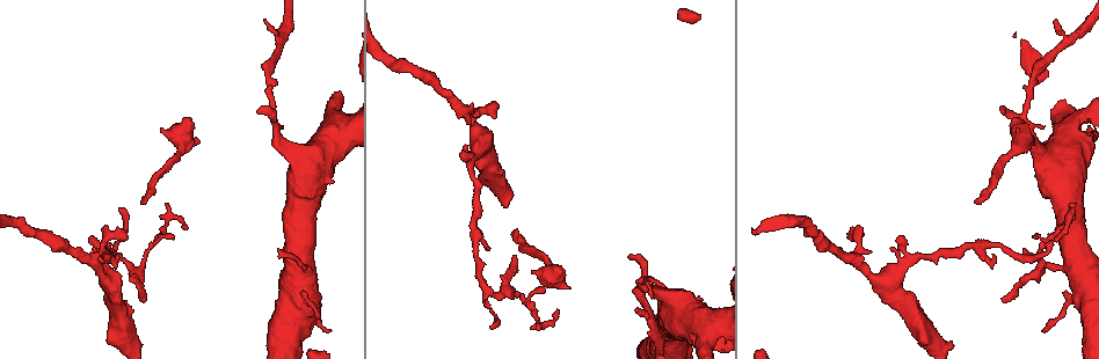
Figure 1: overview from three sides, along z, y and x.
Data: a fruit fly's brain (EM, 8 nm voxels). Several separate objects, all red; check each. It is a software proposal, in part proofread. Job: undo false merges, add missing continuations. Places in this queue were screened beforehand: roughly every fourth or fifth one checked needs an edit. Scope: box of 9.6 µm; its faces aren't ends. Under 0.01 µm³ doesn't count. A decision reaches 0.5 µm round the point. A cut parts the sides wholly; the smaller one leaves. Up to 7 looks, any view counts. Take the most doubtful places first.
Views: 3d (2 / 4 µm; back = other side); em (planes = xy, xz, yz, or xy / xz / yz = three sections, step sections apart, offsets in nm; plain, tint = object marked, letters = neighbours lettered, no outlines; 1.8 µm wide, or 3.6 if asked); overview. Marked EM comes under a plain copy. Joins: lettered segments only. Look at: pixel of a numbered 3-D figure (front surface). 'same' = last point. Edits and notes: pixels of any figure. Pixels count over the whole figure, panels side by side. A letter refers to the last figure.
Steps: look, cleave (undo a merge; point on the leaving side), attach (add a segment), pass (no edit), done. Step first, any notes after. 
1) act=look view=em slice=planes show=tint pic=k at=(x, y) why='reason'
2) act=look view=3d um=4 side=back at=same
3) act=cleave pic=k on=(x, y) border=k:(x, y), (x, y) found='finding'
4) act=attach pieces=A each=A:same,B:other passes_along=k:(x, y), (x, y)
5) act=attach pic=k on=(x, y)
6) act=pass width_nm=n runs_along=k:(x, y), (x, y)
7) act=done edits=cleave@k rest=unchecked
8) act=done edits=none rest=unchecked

act=look view=3d um=2 pic=1 at=(976, 202)

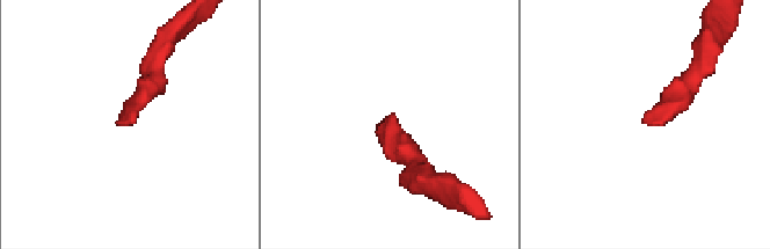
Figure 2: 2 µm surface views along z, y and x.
act=look view=em slice=planes show=tint pic=2 at=(642, 121) why='shape alone is not enough'

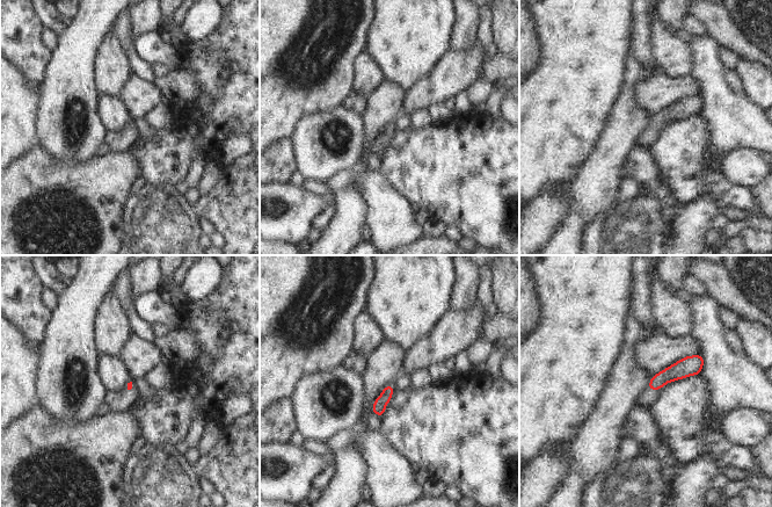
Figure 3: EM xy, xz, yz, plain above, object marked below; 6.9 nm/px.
act=look view=em slice=planes show=letters at=same why='what lies round it'

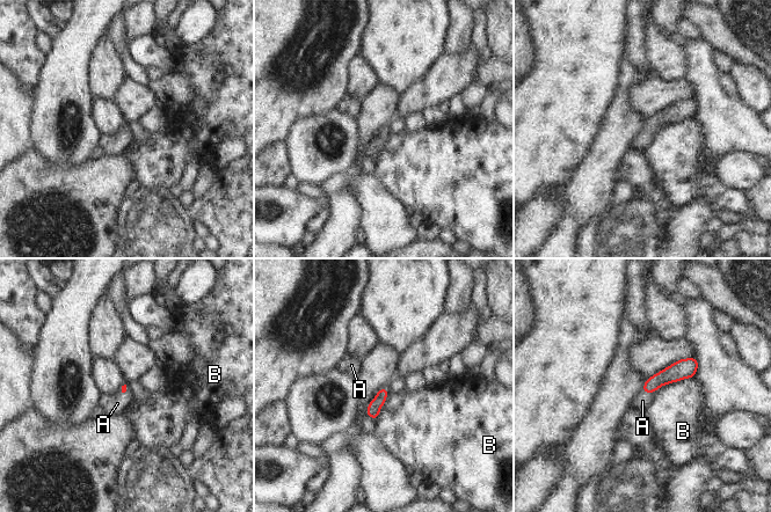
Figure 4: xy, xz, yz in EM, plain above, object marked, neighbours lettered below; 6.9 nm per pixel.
act=attach pieces=A each=A:same,B:other passes_along=4:(675, 372), (647, 392), (642, 401) found='it goes on there'

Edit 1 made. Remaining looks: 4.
act=look view=em slice=planes show=letters pic=1 at=(1001, 298) why='free end'

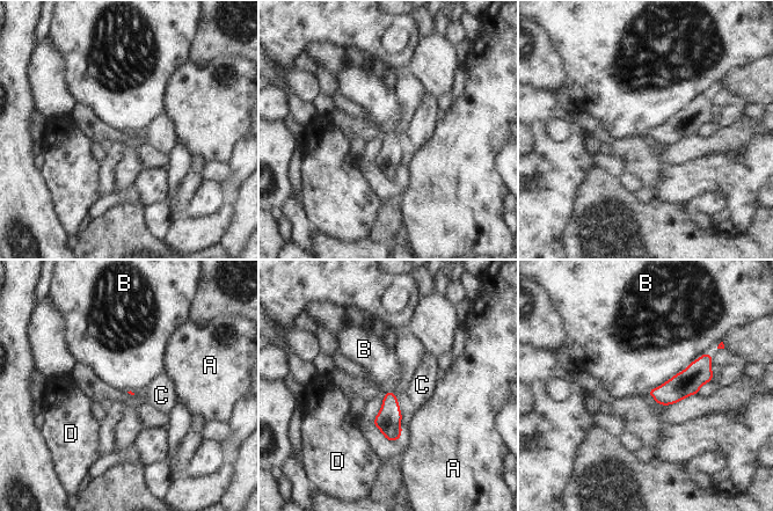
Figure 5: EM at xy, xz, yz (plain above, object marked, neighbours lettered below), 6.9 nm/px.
act=pass each=A:other,B:other,C:other,D:other runs_along=5:(708, 356), (673, 391), (651, 392) found='none of them fits'

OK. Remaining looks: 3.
act=look view=em slice=xz step=8 show=letters pic=1 at=(499, 106) why='branch stops here'

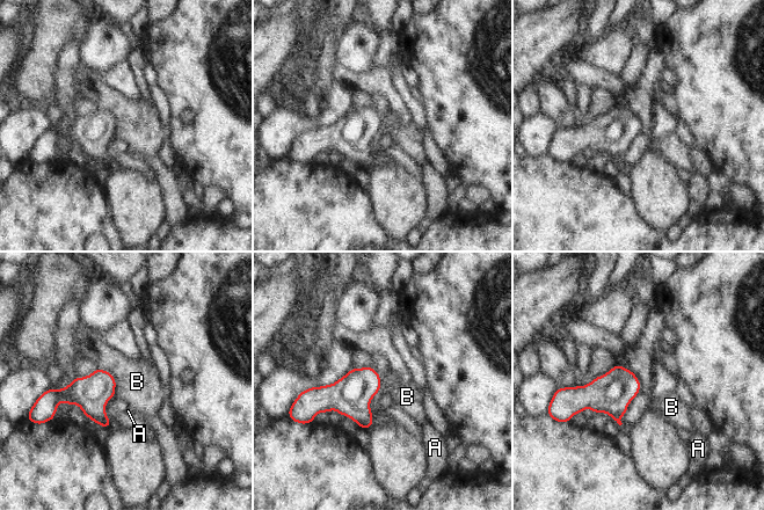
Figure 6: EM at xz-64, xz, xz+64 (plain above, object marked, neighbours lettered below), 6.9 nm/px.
act=look view=em slice=xy step=4 show=letters at=same why='another direction'

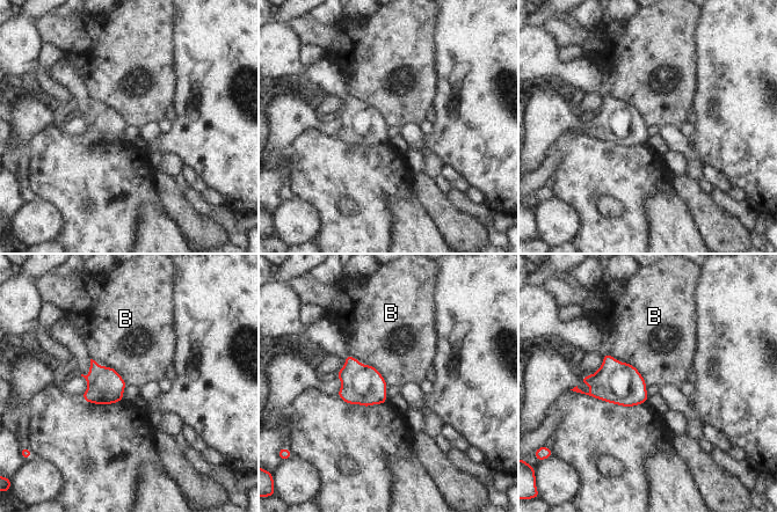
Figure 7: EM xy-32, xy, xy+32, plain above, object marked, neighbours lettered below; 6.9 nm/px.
act=pass each=B:other border=7:(348, 353), (372, 365), (387, 386) found='no lettered segment goes on from it'

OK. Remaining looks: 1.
act=done edits=attach@4 rest=unchecked

